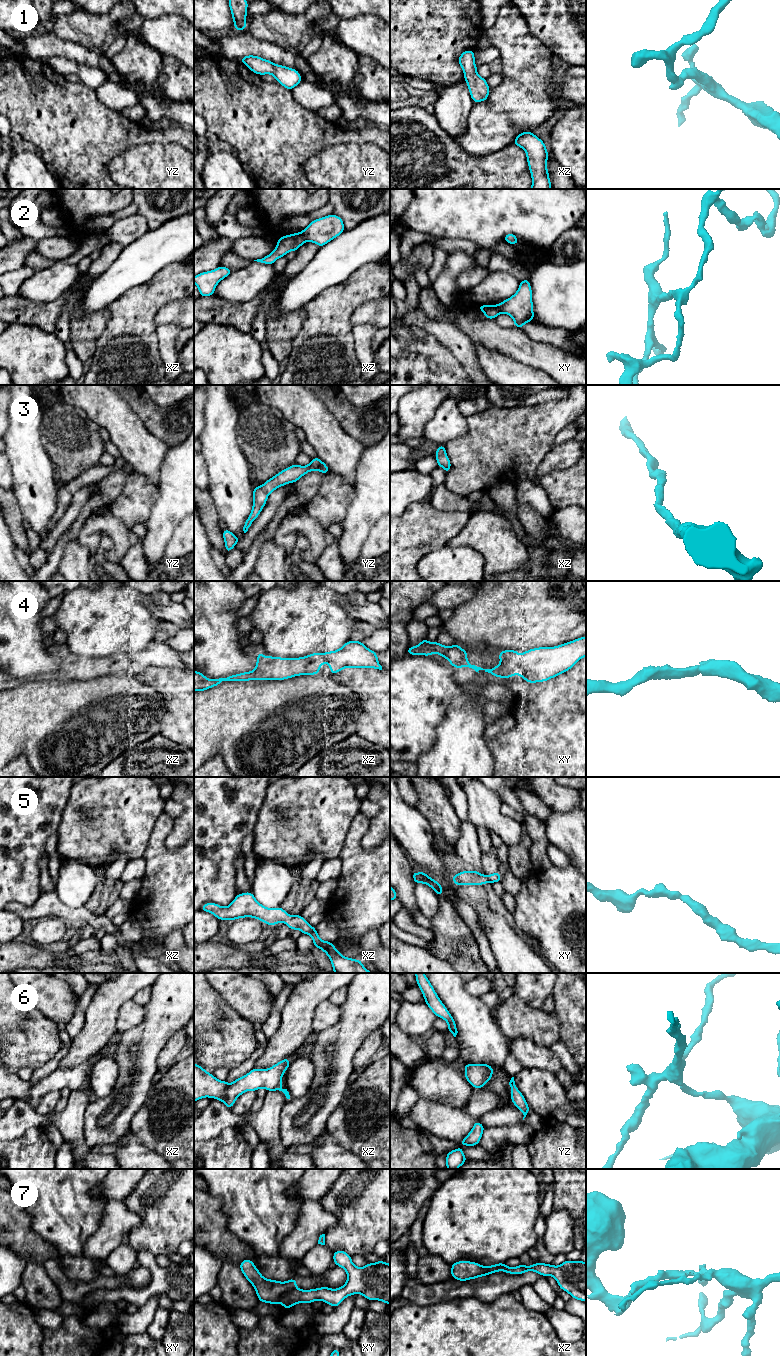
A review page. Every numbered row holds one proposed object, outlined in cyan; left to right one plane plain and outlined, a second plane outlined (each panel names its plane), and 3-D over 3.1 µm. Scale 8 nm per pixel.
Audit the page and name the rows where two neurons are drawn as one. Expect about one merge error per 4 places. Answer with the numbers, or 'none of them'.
2, 7

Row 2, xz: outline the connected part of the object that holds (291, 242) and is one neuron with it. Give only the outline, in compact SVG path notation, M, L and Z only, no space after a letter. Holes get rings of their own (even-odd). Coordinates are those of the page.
M301 232L289 234L278 238L277 245L273 252L266 257L254 261L261 262L268 265L273 263L280 257L284 257L290 251L297 251L297 249L304 244L304 238Z

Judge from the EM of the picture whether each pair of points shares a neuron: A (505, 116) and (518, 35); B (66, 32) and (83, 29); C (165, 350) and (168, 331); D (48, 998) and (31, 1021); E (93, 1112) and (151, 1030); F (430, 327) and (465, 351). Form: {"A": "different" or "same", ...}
{"A": "same", "B": "same", "C": "same", "D": "different", "E": "same", "F": "same"}

